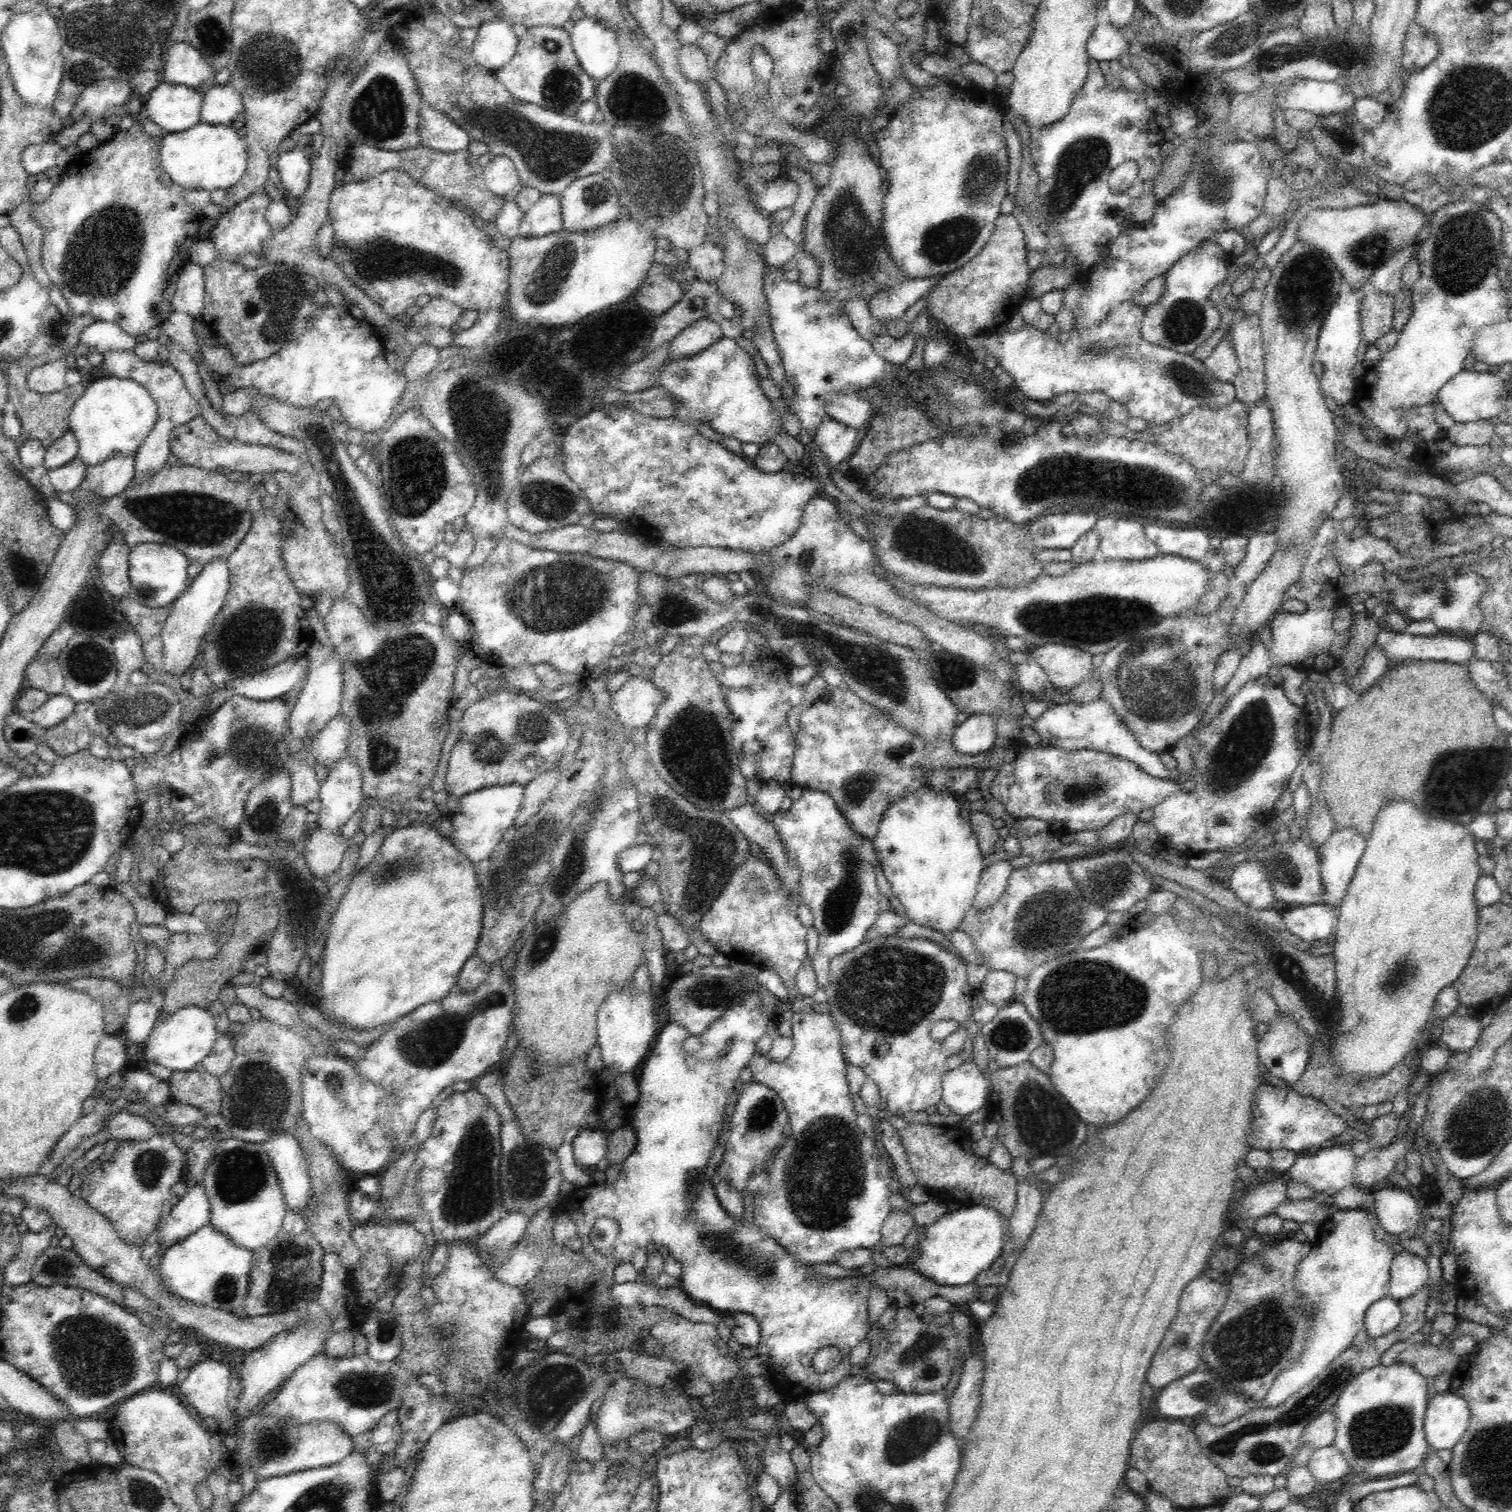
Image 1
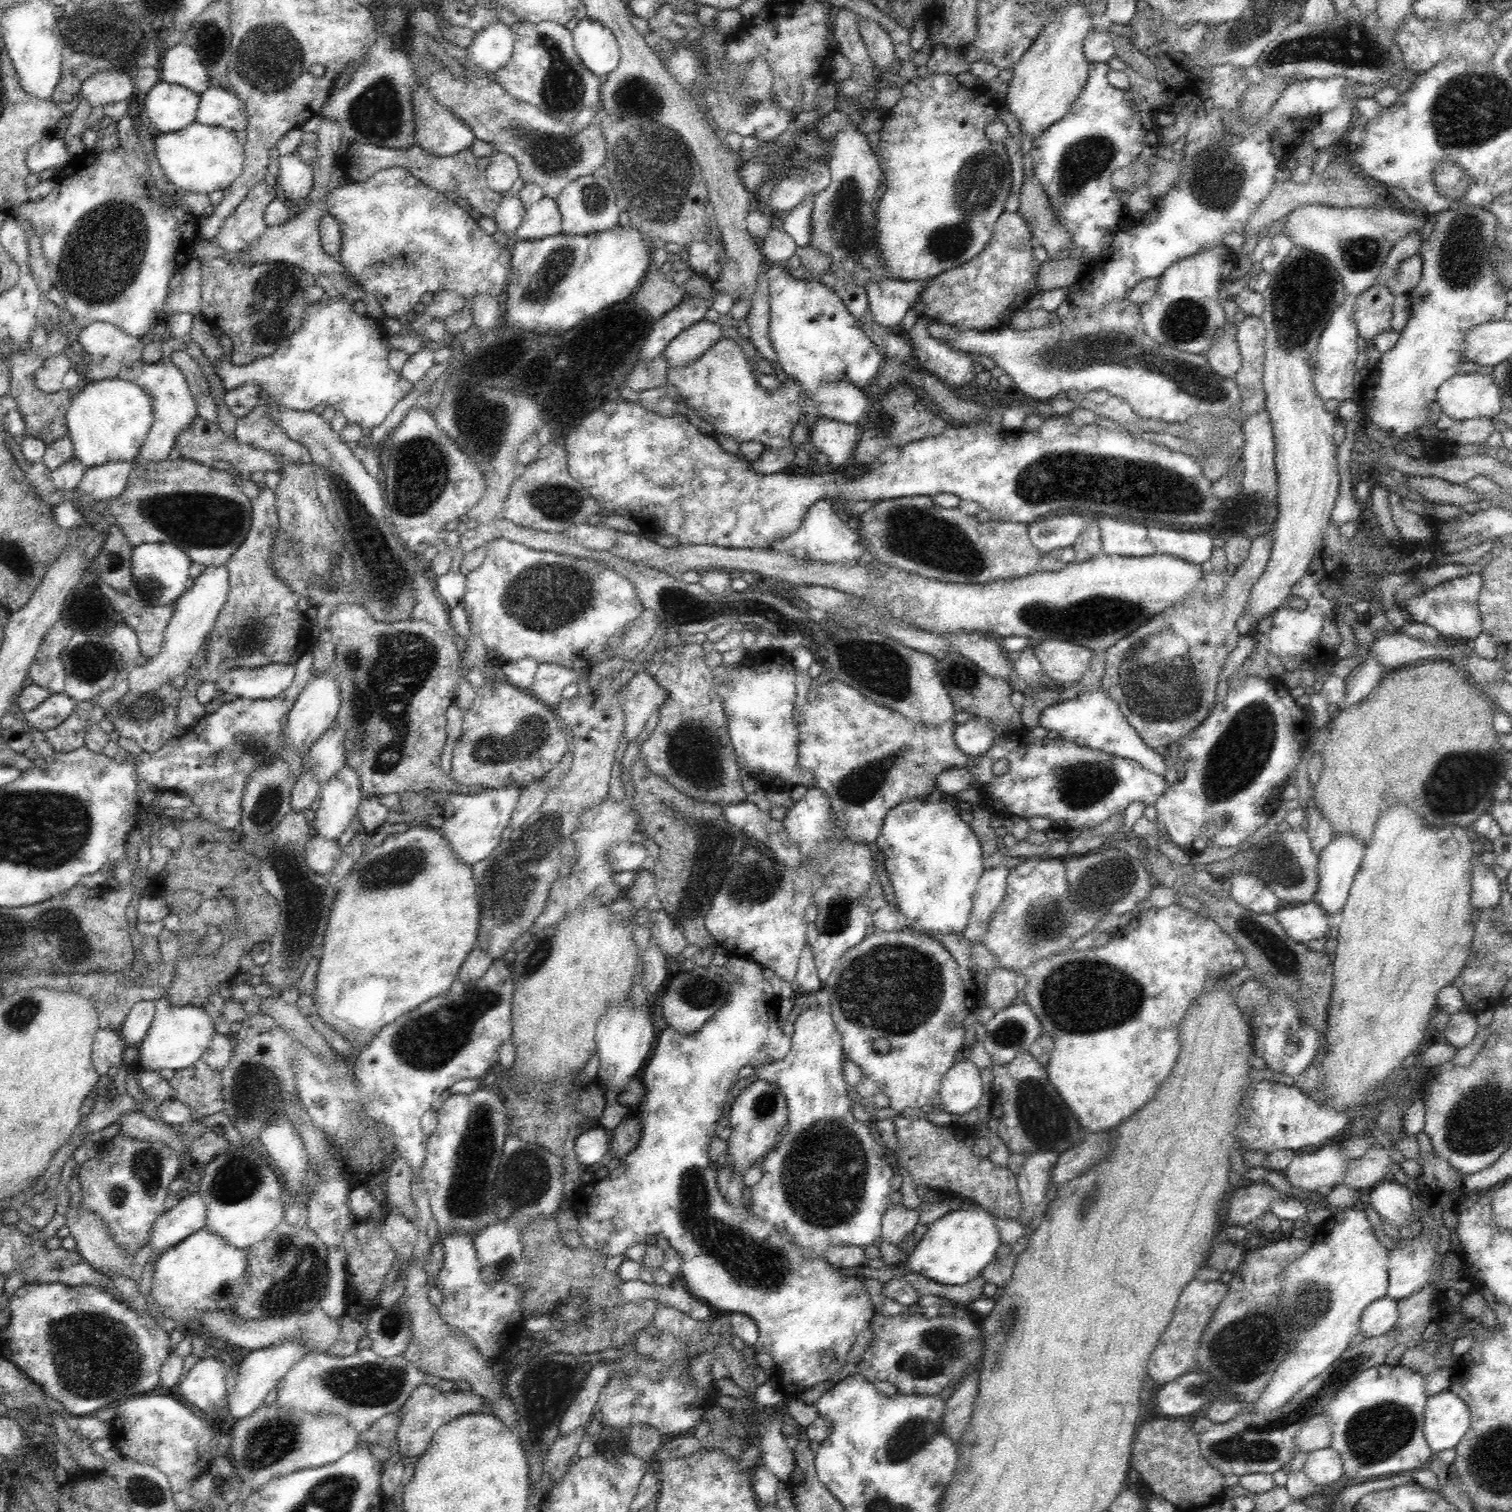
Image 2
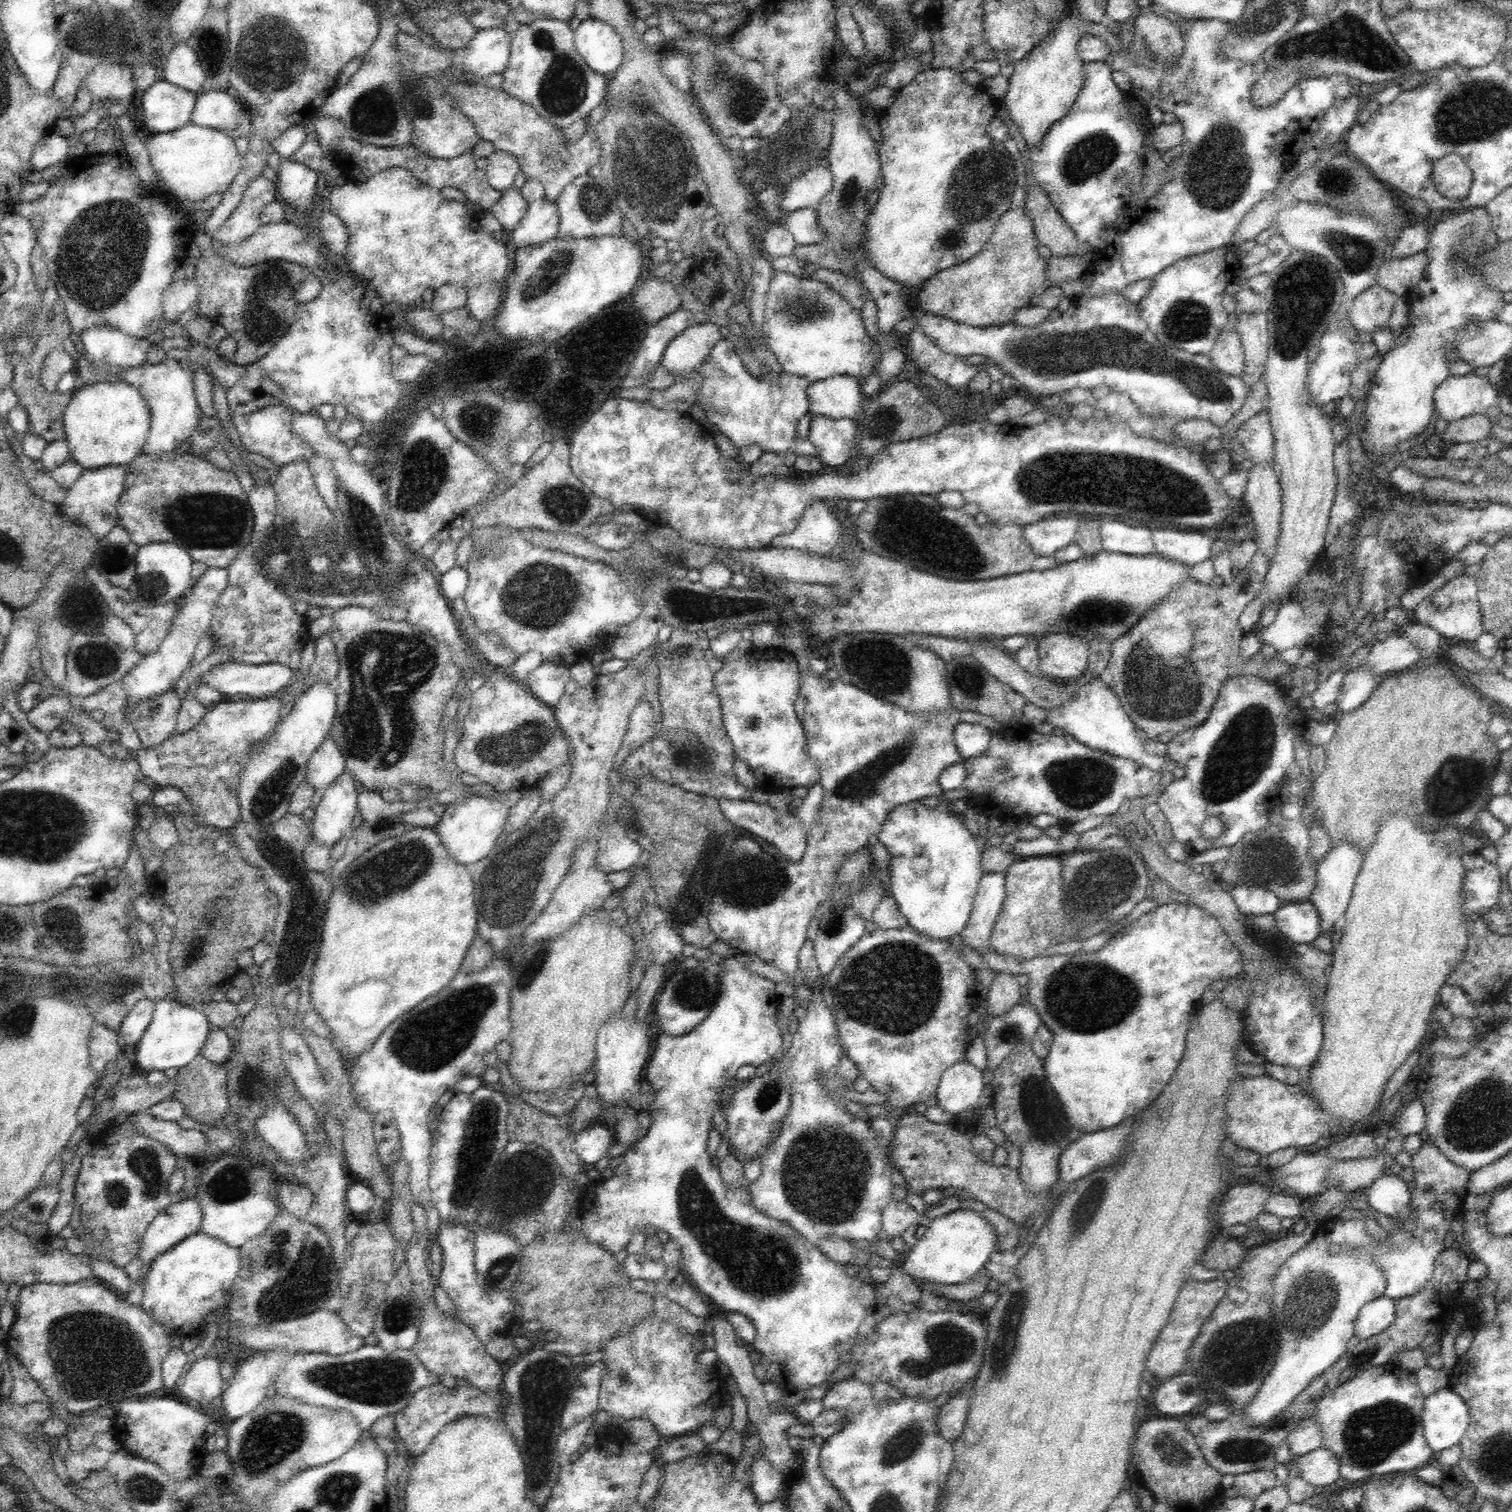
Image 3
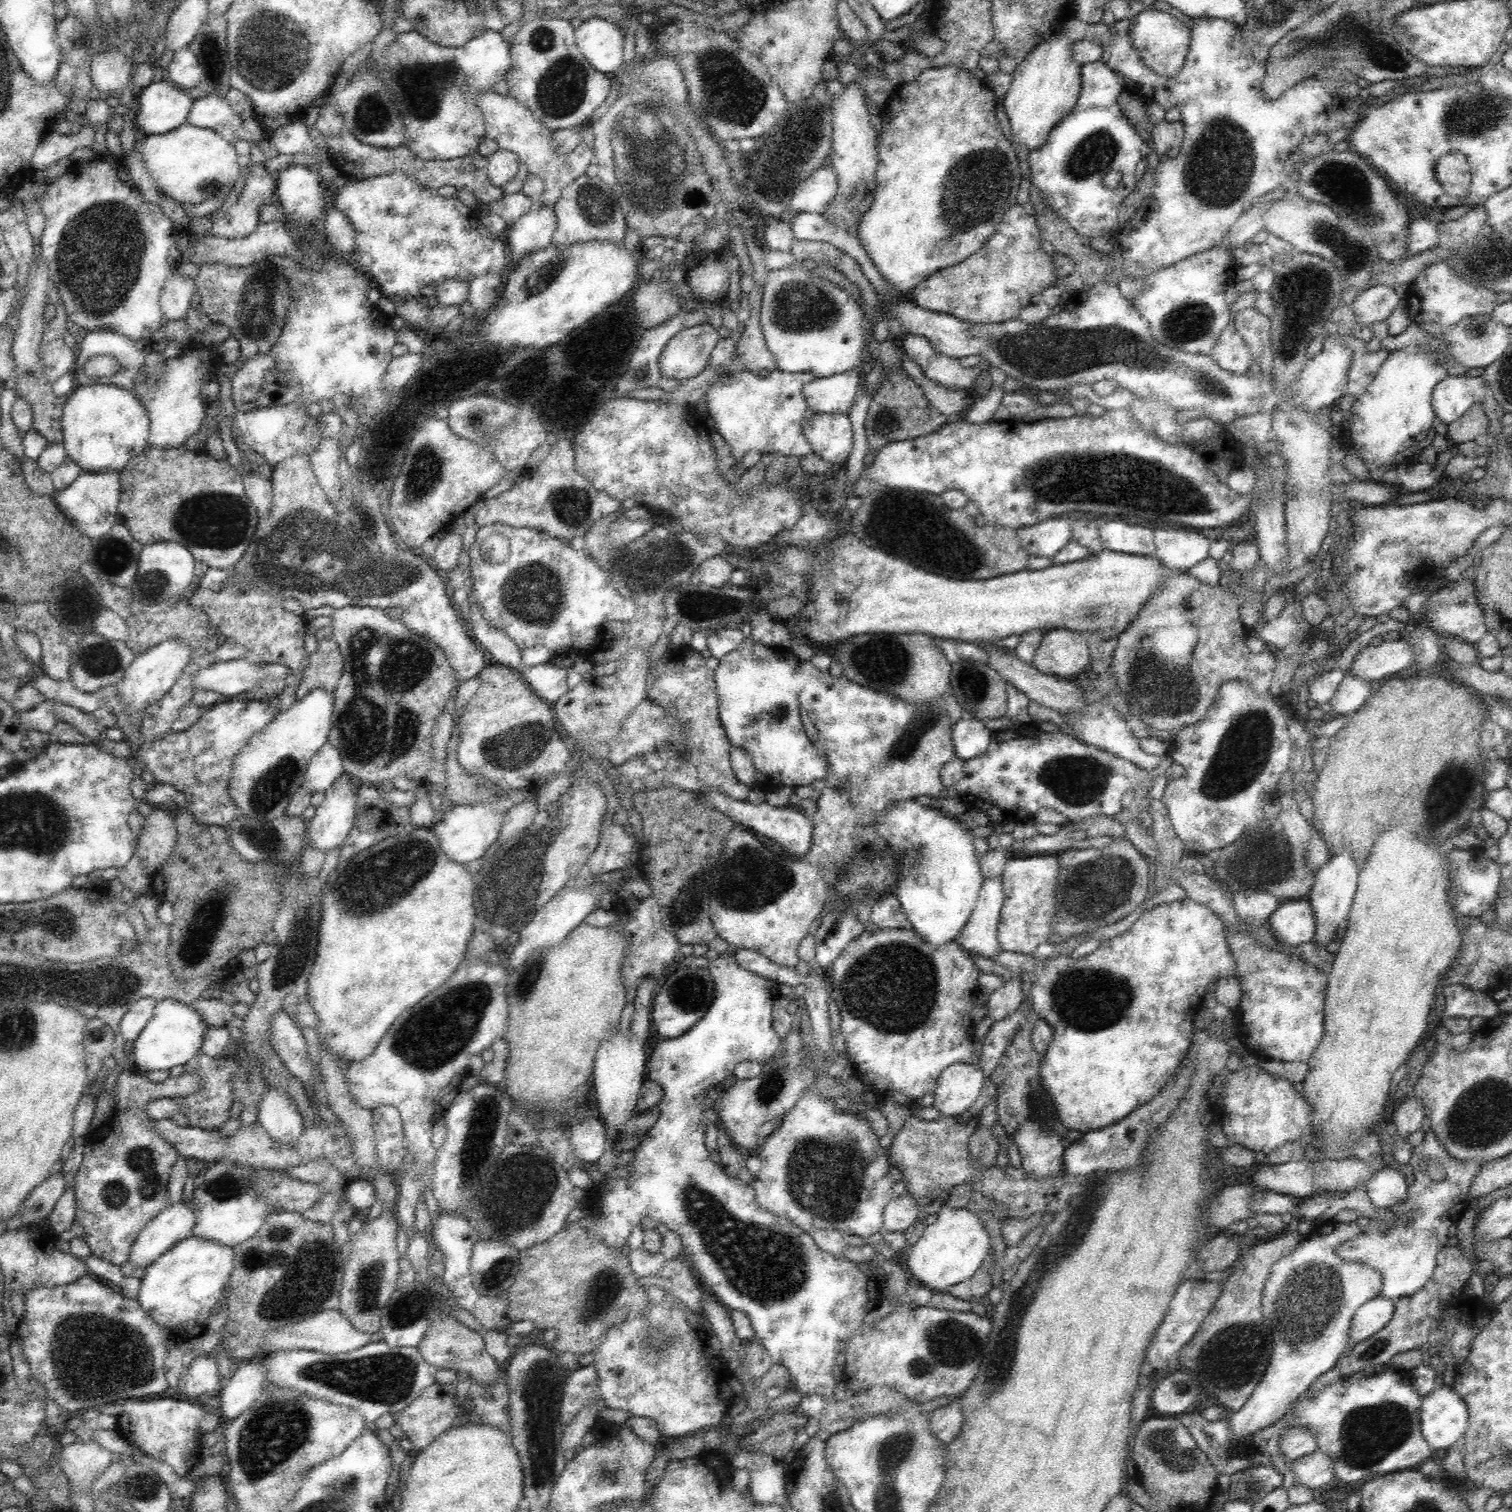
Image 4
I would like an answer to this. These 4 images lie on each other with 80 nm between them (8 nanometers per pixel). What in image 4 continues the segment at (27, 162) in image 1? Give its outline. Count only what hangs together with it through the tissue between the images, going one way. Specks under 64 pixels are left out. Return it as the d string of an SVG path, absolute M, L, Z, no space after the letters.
M90 124L83 126L77 134L59 134L51 129L35 148L30 158L32 171L45 170L61 158L70 156L78 147L93 147L96 129L97 127Z

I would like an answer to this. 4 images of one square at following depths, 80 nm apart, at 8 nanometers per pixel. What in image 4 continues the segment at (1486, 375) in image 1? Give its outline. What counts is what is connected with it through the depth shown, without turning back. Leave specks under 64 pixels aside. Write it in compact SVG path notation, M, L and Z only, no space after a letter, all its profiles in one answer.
M1448 375L1432 392L1432 408L1443 425L1452 424L1472 404L1482 403L1491 394L1481 376Z

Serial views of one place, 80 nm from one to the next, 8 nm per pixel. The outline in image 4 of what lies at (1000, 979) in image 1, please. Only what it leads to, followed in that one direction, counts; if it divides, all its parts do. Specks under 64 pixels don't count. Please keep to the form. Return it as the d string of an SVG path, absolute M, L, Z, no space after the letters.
M1008 978L986 1000L987 1016L994 1021L1005 1019L1021 1008L1025 998L1026 996L1024 996L1021 988L1020 978Z

